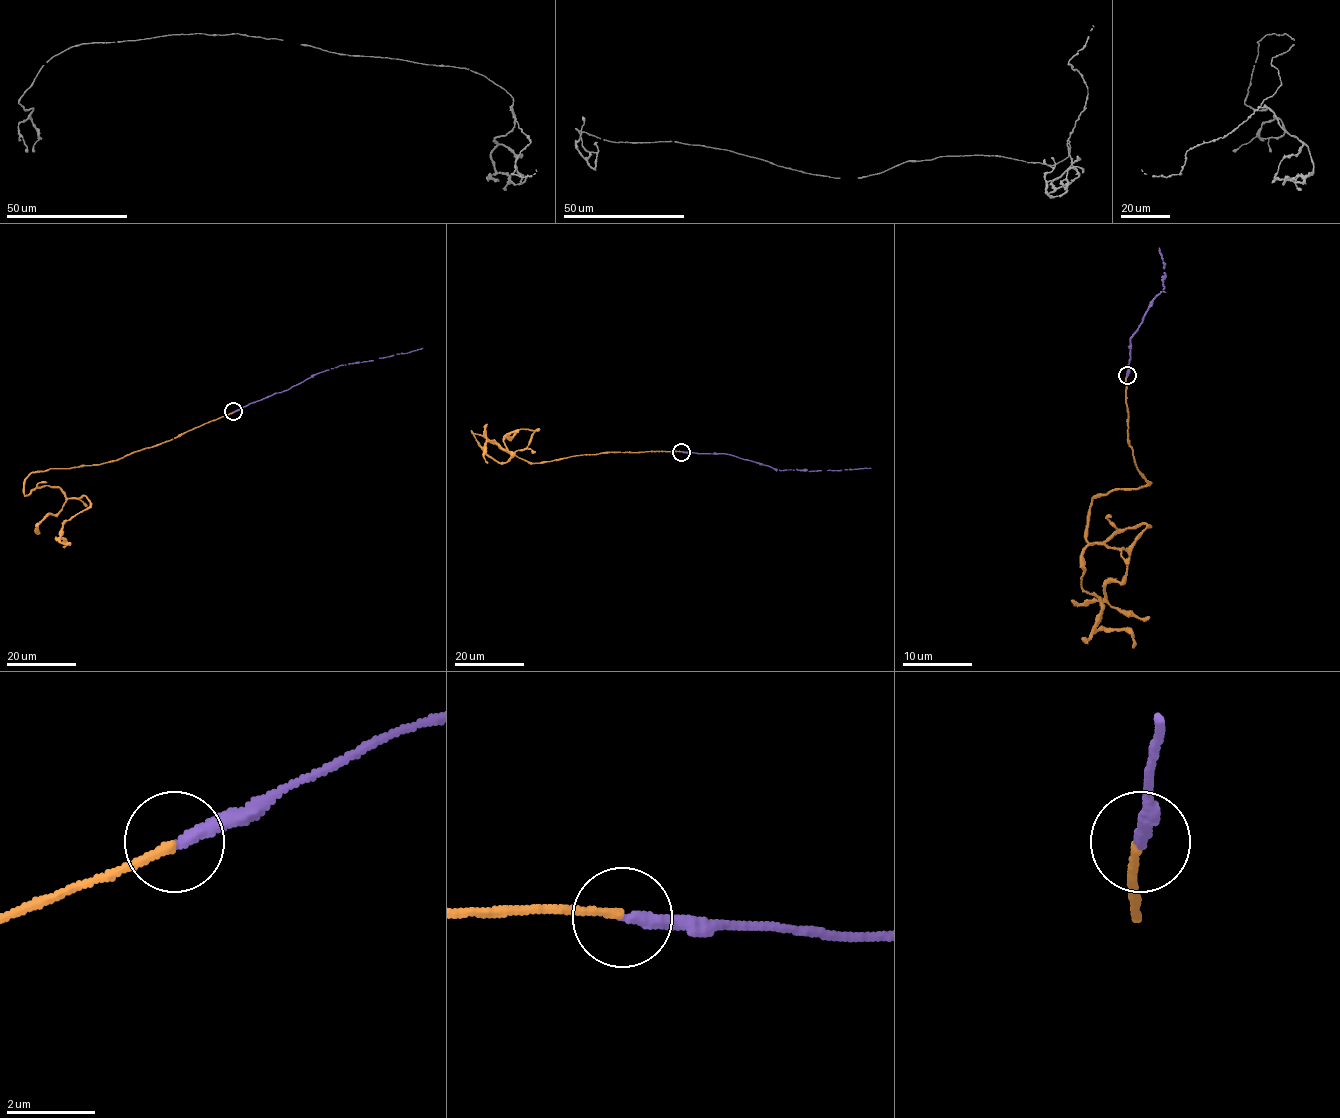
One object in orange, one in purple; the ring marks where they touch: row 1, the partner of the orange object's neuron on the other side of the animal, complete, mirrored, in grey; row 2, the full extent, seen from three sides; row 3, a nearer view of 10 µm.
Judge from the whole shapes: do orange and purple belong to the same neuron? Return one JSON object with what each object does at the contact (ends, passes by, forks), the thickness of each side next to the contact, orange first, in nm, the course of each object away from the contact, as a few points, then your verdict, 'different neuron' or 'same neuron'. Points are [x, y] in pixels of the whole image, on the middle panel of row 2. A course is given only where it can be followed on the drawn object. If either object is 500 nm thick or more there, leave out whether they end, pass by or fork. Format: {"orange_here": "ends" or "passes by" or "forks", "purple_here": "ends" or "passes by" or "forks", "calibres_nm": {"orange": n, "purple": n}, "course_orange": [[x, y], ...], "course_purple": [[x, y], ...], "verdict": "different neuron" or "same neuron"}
{"orange_here": "ends", "purple_here": "ends", "calibres_nm": {"orange": 190, "purple": 280}, "course_orange": [[681, 452], [606, 452], [528, 463], [472, 432], [485, 452], [506, 462], [538, 430], [507, 436], [511, 454]], "course_purple": [[681, 452], [728, 454], [780, 470], [871, 468]], "verdict": "same neuron"}

